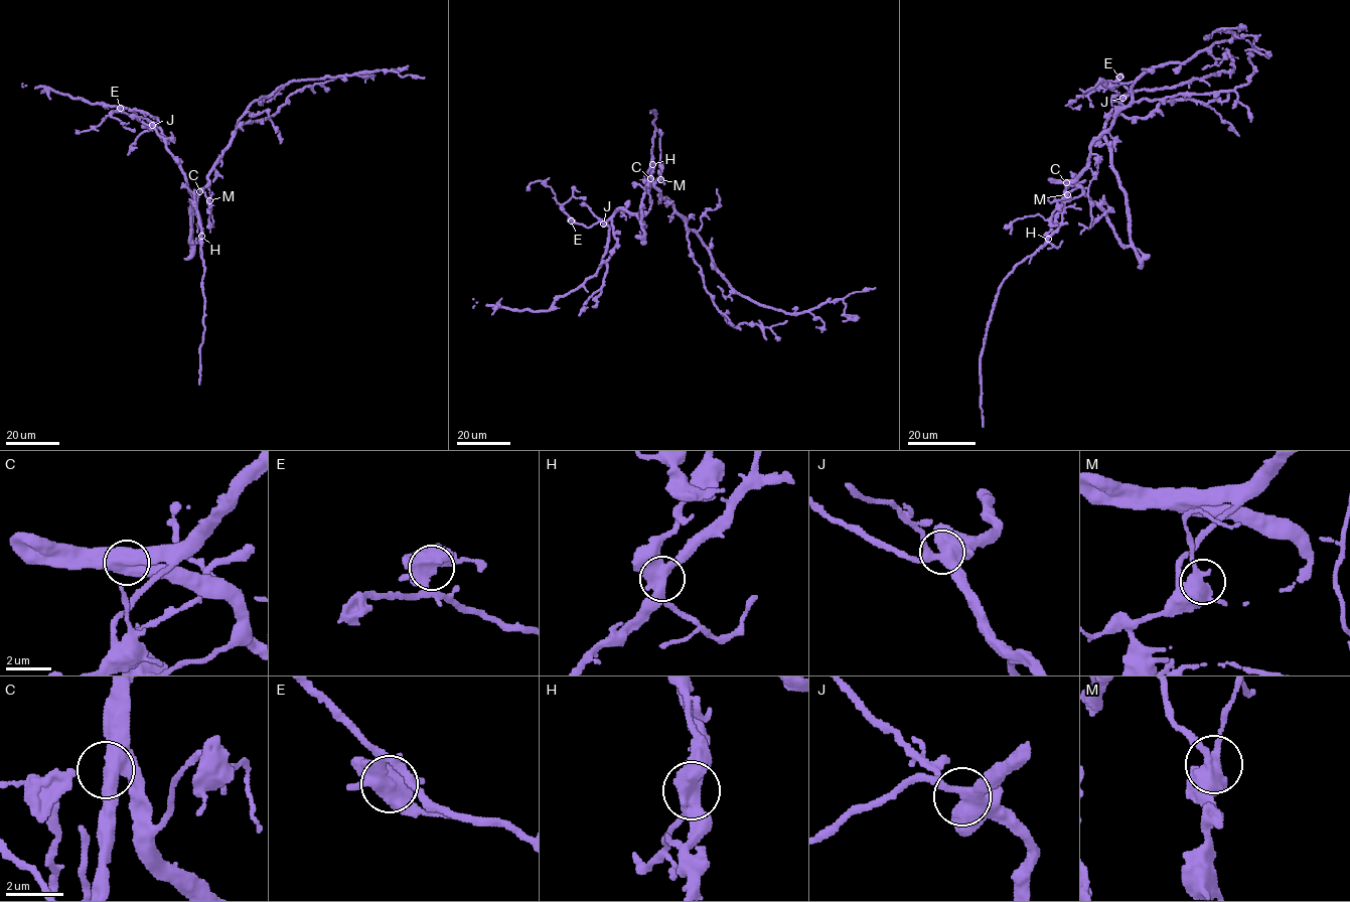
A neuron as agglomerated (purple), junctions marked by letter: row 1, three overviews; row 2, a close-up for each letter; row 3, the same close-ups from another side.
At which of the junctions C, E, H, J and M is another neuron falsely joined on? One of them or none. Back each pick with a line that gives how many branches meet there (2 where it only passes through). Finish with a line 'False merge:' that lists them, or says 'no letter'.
H: Branches: 4
False merge: H

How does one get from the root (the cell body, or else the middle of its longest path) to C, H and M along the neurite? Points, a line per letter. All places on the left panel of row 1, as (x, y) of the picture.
C: (190, 209), (199, 191)
H: (190, 209), (196, 200), (201, 236)
M: (190, 209), (201, 191), (209, 200)

